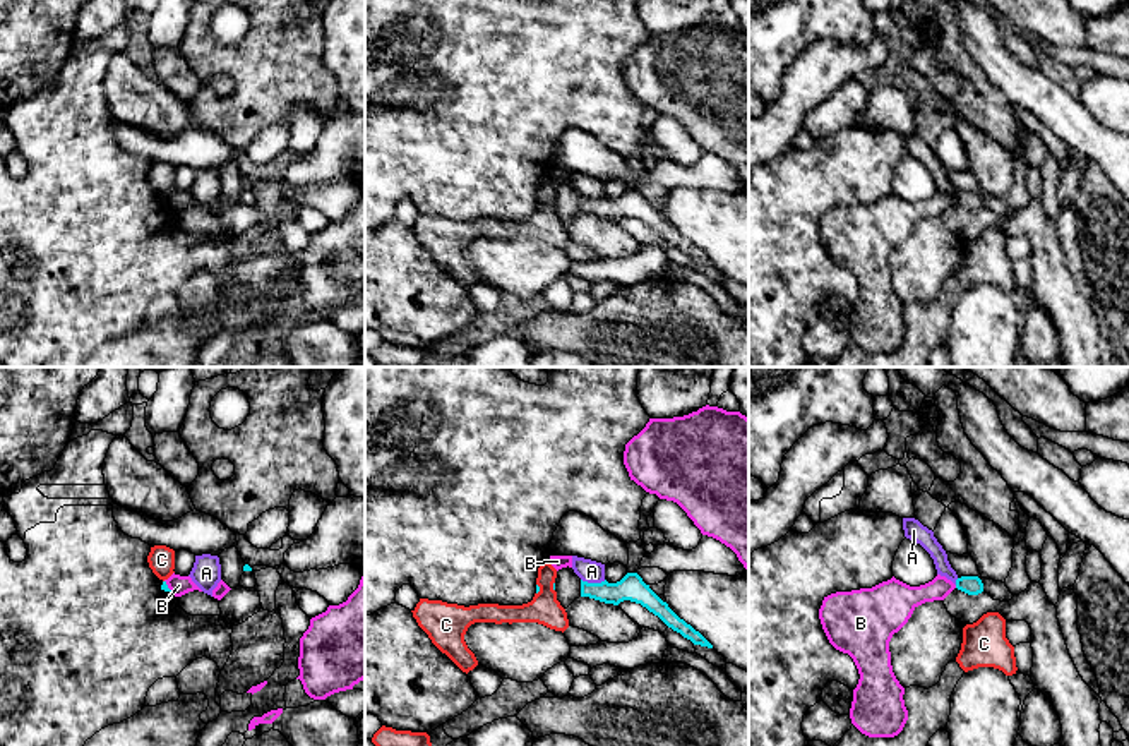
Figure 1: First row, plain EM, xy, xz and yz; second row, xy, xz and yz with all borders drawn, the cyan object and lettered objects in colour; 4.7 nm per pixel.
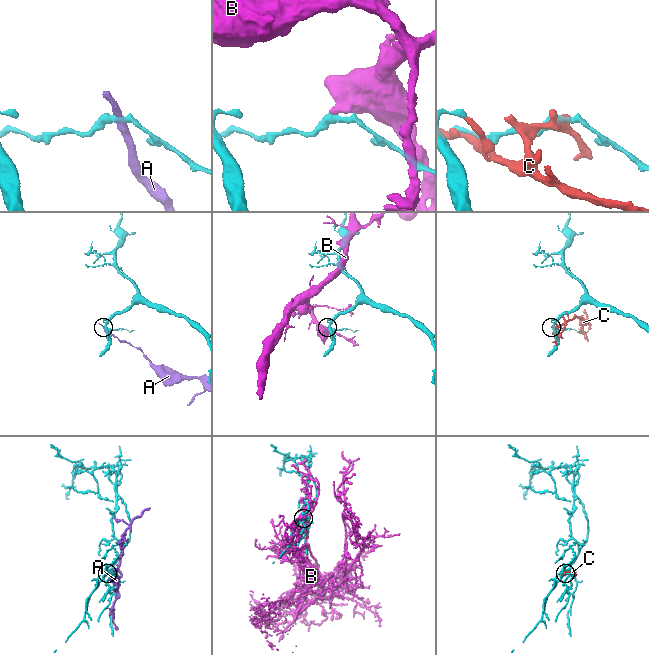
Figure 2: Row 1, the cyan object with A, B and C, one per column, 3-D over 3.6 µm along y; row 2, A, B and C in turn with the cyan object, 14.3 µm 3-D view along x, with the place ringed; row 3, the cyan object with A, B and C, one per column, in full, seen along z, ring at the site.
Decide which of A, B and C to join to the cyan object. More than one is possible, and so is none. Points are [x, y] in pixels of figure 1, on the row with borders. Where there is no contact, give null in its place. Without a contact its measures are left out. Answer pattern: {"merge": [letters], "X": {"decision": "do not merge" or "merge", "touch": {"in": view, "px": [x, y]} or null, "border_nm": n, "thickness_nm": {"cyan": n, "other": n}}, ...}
{"merge": [], "A": {"decision": "do not merge", "touch": {"in": "xz", "px": [593, 583]}, "border_nm": 120, "thickness_nm": {"cyan": 120, "other": 110}}, "B": {"decision": "do not merge", "touch": {"in": "xy", "px": [167, 585]}, "border_nm": 70, "thickness_nm": {"cyan": 30, "other": 90}}, "C": {"decision": "do not merge", "touch": {"in": "xz", "px": [538, 589]}, "border_nm": 60, "thickness_nm": {"cyan": 20, "other": 150}}}

